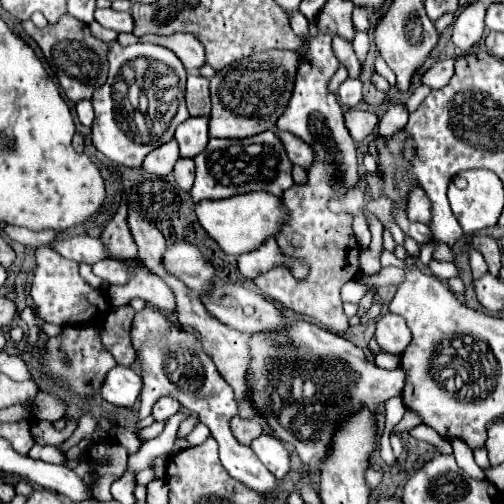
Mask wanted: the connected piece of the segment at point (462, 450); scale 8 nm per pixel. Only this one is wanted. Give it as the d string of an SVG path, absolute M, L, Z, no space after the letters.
M452 440L452 448L454 448L454 458L456 458L458 466L460 466L468 476L472 476L472 478L476 478L476 480L484 480L484 478L486 478L484 470L480 470L478 464L474 462L472 450L470 450L468 446L460 444L460 440Z

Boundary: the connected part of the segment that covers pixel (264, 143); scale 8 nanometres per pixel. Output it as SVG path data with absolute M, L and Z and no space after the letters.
M268 130L244 140L220 140L210 138L204 152L196 158L196 182L192 186L194 202L200 200L220 200L236 194L266 190L274 196L282 196L292 182L292 162L286 156L286 148L278 132Z

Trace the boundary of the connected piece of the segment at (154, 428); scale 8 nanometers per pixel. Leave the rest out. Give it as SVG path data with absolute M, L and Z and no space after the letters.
M154 422L152 426L148 426L148 428L142 428L142 430L140 430L140 434L138 434L140 442L146 442L146 440L152 440L152 438L156 438L156 436L162 432L162 428L164 428L164 422Z

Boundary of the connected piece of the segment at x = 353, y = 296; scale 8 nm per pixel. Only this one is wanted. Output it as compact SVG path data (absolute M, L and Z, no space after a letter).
M353 280L346 282L341 288L341 299L343 303L359 303L369 288L365 284L358 284Z

